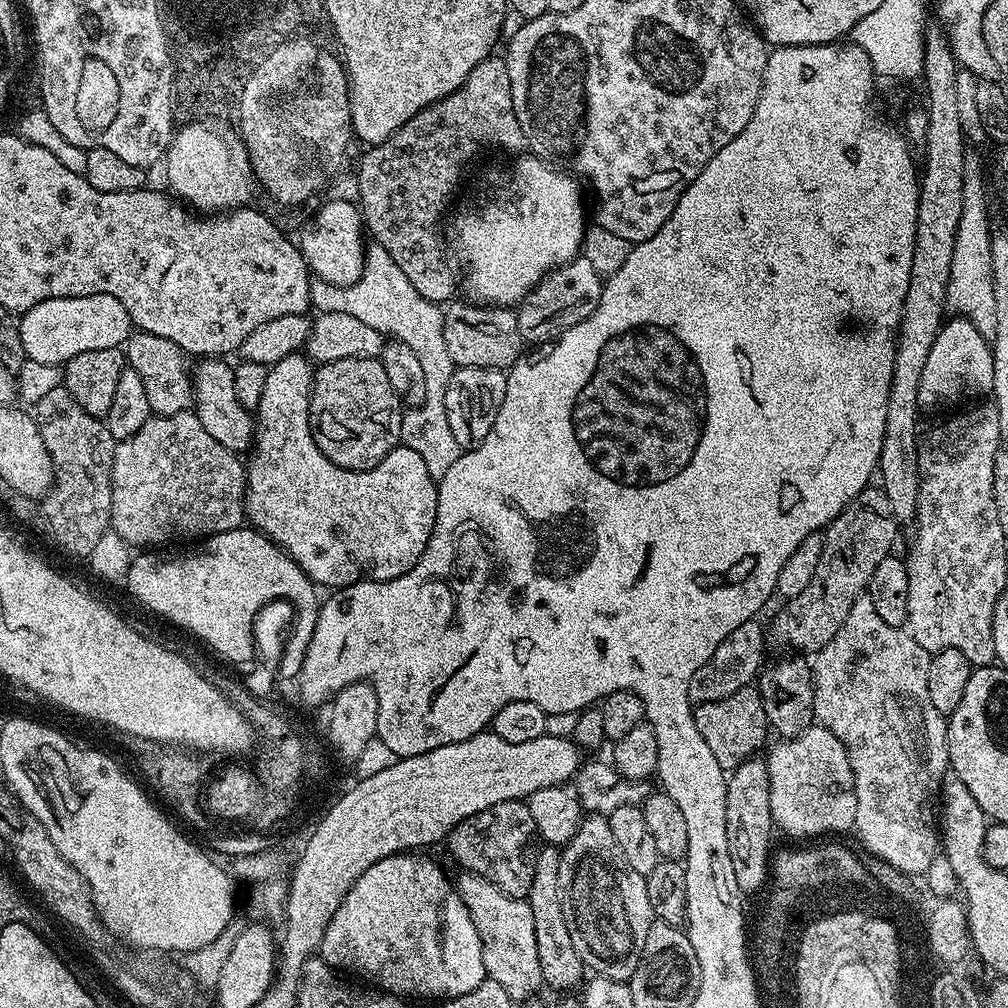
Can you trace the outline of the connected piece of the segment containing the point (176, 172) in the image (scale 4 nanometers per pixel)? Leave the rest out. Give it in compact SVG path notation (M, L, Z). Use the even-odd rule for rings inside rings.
M202 122L192 123L196 124L188 124L173 135L166 153L171 191L193 209L201 208L204 214L220 214L245 207L251 201L248 199L252 196L252 184L254 188L254 173L243 139L239 135L224 137L212 128L198 124Z

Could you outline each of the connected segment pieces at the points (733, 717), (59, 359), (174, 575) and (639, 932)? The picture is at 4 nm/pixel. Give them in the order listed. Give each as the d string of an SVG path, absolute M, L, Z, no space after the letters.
M756 686L734 690L730 698L718 698L718 702L695 705L692 717L698 726L698 734L702 734L702 742L710 746L718 766L725 770L731 770L742 762L753 759L759 753L756 751L763 746L764 739L770 736L766 710L762 706L760 689Z
M71 296L70 298L50 298L46 302L38 302L38 306L28 308L19 317L22 334L22 350L25 357L43 364L67 364L70 358L78 354L86 354L86 350L110 350L127 345L134 325L126 306L113 296Z
M241 526L235 528L234 530L226 530L222 534L211 537L207 541L208 552L188 552L185 556L172 556L167 560L164 556L155 556L155 551L148 550L145 556L137 555L133 559L130 570L128 571L128 578L126 581L126 588L132 591L132 596L141 604L144 608L149 608L156 616L161 616L164 620L169 620L170 623L174 624L177 629L182 629L185 624L189 624L195 632L200 632L200 636L203 640L209 640L209 646L214 646L221 652L223 656L232 656L232 664L234 662L239 662L244 656L248 656L248 651L250 651L250 644L252 643L252 638L248 634L248 620L252 620L252 612L256 612L256 608L260 608L260 604L264 604L264 600L268 600L268 596L292 596L292 600L296 600L301 603L300 605L300 622L301 631L300 638L294 642L296 647L296 652L303 654L305 650L308 649L308 643L310 638L314 634L314 626L318 622L318 614L320 613L320 605L322 603L321 597L316 597L316 592L318 593L317 585L313 584L311 578L309 578L304 571L298 566L298 562L294 562L294 558L290 558L286 553L274 543L272 540L268 539L267 536L263 536L260 532L256 531L255 528L251 526Z
M585 815L576 827L574 838L560 848L558 898L562 898L562 914L570 930L570 939L574 941L574 950L578 950L585 969L597 976L627 982L638 970L642 946L646 946L646 934L650 934L654 922L644 877L638 874L638 870L630 870L626 858L622 858L622 850L618 850L618 842L614 842L607 816Z

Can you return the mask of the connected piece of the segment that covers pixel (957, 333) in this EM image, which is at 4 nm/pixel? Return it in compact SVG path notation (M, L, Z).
M952 318L945 323L944 327L940 329L940 333L938 334L938 338L934 342L934 346L930 350L930 358L926 358L926 370L922 370L922 382L920 383L920 403L923 405L925 409L936 407L936 408L950 408L948 410L955 409L957 406L955 404L960 404L963 402L963 400L972 400L975 398L975 396L984 396L987 397L989 393L991 393L992 387L994 386L994 358L992 357L992 349L990 347L989 341L985 340L984 336L982 334L978 334L978 330L972 325L972 323L969 320L963 319L963 318Z

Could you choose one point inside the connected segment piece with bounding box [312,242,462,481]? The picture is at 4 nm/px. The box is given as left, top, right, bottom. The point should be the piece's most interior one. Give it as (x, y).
(383, 297)

